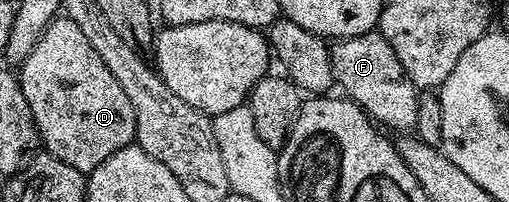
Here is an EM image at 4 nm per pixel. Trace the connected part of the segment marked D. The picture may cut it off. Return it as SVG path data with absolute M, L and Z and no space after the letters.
M56 16L41 35L37 47L33 47L33 51L23 60L17 76L25 103L29 103L29 111L33 111L42 148L61 159L61 163L69 163L69 167L77 167L87 175L105 163L109 155L135 141L135 112L133 103L129 103L129 95L121 91L121 83L113 79L113 71L105 67L101 55L93 51L93 43L85 39L85 34L77 28L73 19Z

